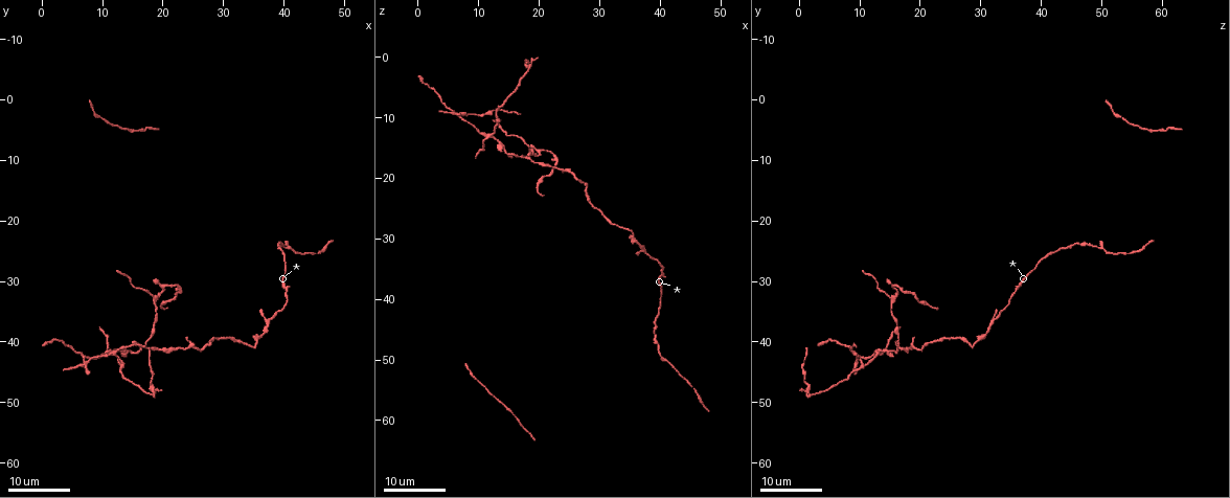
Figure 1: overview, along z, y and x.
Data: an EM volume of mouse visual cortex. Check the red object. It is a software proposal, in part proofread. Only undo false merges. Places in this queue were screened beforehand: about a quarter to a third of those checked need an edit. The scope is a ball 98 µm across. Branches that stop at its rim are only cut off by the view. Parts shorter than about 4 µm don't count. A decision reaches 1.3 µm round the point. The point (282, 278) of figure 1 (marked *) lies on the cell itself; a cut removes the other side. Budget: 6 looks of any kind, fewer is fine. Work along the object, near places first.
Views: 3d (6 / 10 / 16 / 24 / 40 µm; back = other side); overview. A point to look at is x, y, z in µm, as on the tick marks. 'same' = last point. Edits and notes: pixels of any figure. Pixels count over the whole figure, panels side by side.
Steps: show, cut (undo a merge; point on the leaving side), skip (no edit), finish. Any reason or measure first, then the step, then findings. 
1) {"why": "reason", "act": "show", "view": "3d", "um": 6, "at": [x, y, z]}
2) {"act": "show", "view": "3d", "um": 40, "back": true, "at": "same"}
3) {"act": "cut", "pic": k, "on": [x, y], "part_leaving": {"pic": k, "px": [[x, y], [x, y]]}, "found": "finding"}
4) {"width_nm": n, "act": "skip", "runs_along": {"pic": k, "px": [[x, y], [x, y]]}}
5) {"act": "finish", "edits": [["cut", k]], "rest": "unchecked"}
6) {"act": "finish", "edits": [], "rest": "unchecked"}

{"act": "show", "view": "3d", "um": 16, "at": [35.5, 40.0, 29.5]}

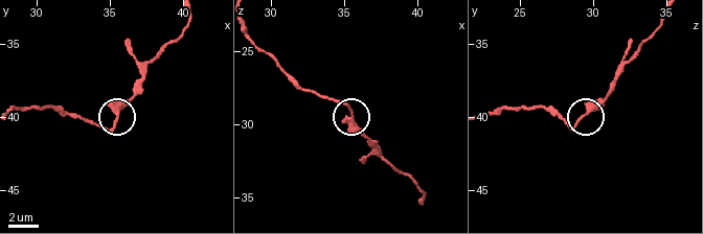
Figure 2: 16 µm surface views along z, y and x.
{"act": "show", "view": "3d", "um": 6, "at": [35.6, 40.0, 29.4]}

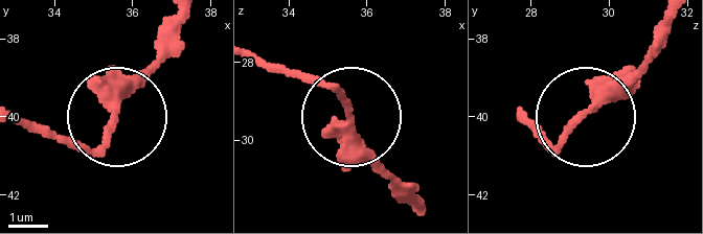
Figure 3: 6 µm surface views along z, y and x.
{"act": "skip", "runs_along": {"pic": 3, "px": [[187, 19], [101, 139], [54, 139]]}, "found": "one cell here"}

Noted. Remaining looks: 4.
{"why": "looks like a crossing", "act": "show", "view": "3d", "um": 24, "at": [17.0, 40.5, 16.5]}

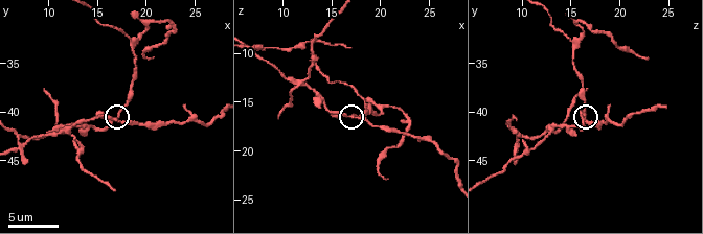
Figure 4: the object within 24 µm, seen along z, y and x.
{"why": "zoom in", "act": "show", "view": "3d", "um": 6, "at": [17.0, 40.4, 16.4]}

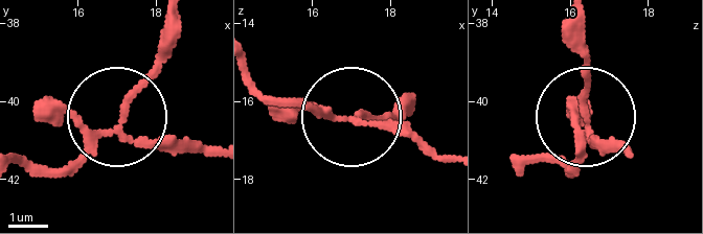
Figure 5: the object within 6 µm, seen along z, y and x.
{"arms": 4, "act": "cut", "pic": 5, "on": [155, 71], "part_leaving": {"pic": 5, "px": [[117, 120], [154, 64], [164, 23]]}, "found": "two cells meet here"}

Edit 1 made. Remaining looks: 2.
{"why": "three-way junction", "act": "show", "view": "3d", "um": 10, "at": [24.0, 41.2, 18.6]}

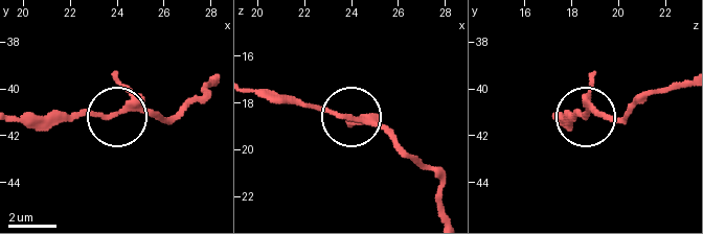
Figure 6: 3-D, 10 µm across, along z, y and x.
{"arms": 3, "act": "skip", "runs_along": {"pic": 6, "px": [[446, 214], [433, 172], [391, 137], [286, 100]]}, "found": "continuous, no second cell"}

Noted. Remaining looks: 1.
{"act": "finish", "edits": [["cut", 5]], "rest": "unchecked"}

